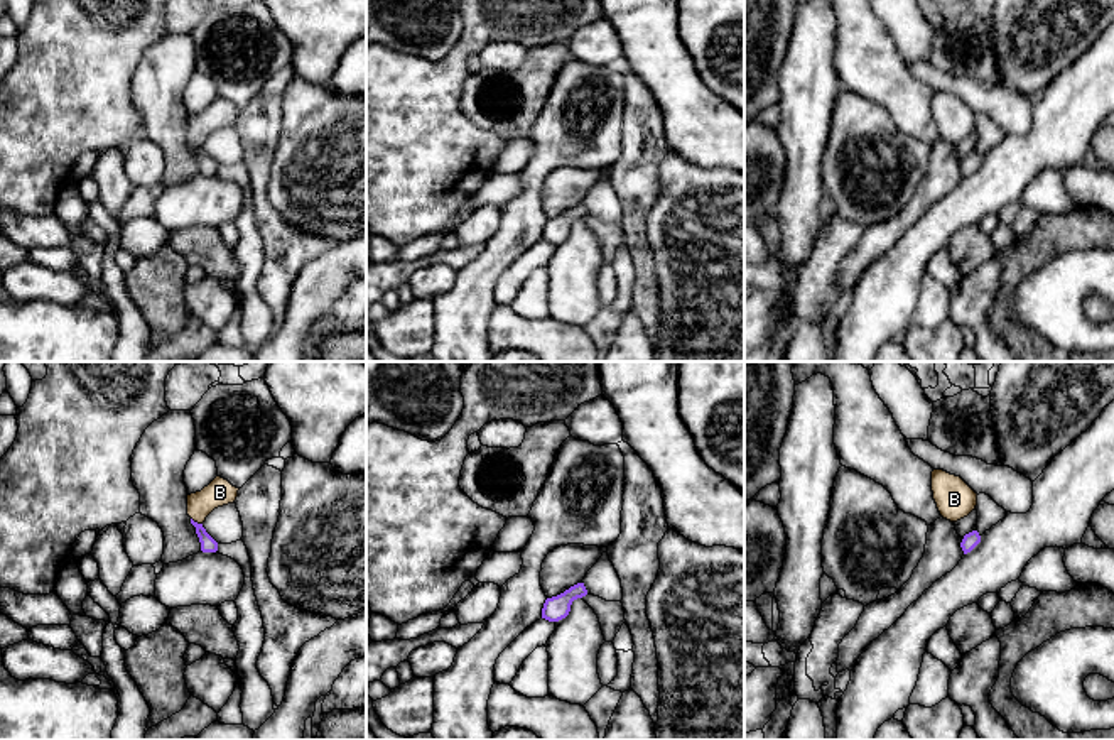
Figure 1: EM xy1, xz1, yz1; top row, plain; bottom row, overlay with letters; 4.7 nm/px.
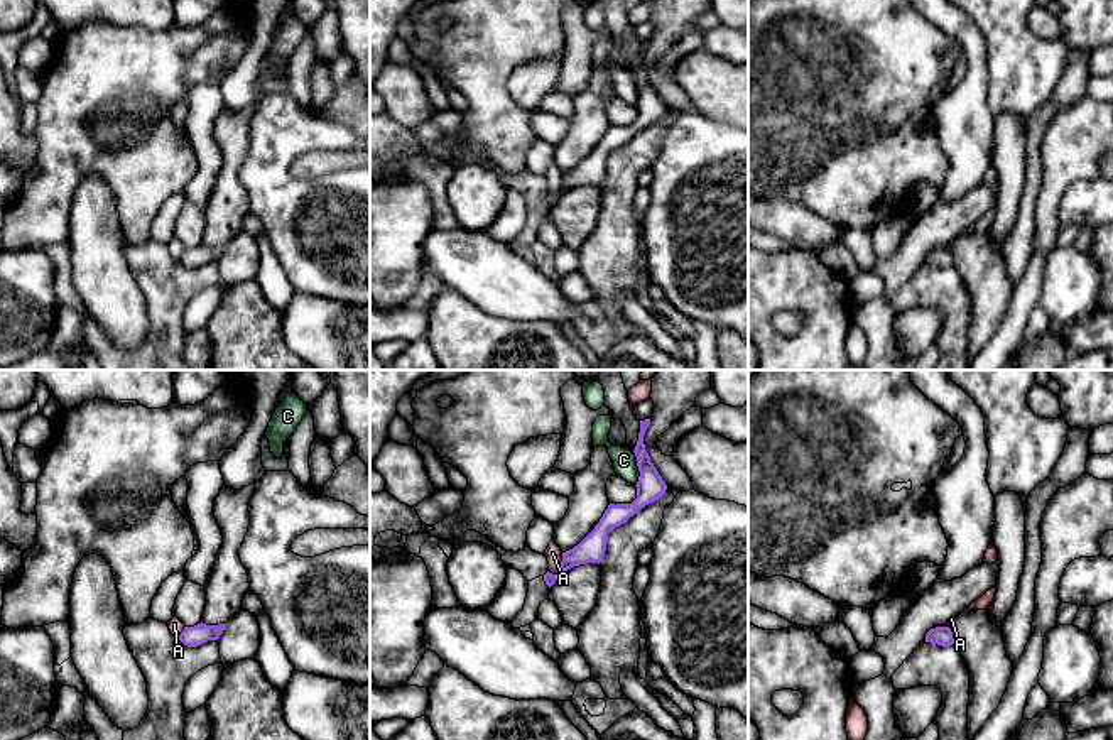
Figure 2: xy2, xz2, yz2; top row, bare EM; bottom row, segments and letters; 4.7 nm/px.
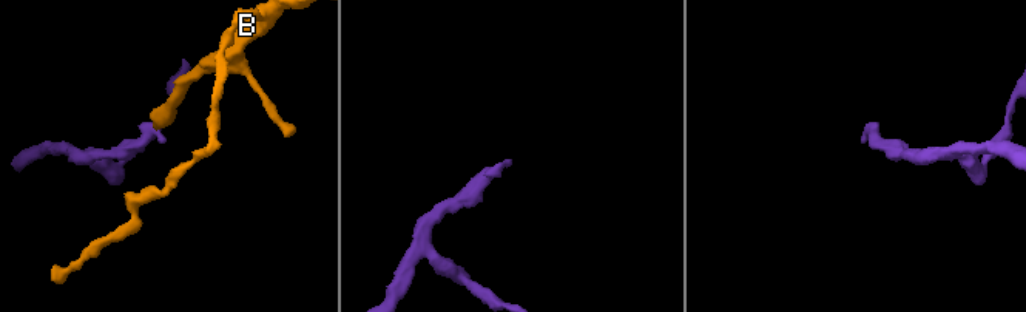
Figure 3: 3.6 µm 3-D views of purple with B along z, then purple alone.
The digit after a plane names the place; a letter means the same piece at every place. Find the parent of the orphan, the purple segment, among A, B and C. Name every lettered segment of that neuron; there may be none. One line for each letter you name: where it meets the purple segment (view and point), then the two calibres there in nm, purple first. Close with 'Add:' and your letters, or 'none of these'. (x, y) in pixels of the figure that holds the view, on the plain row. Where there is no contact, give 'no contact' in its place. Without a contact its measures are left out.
B: contact xy1 (196, 144); calibres 80 and 130 nm
Add: B

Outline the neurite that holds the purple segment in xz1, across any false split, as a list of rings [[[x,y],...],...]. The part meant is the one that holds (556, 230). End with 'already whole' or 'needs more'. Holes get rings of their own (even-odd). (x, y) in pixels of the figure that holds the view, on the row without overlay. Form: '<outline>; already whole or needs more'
[[[577,204],[560,216],[547,220],[542,230],[542,240],[549,243],[559,243],[565,240],[571,233],[572,223],[586,216],[587,216],[587,211],[584,204]]]; already whole

